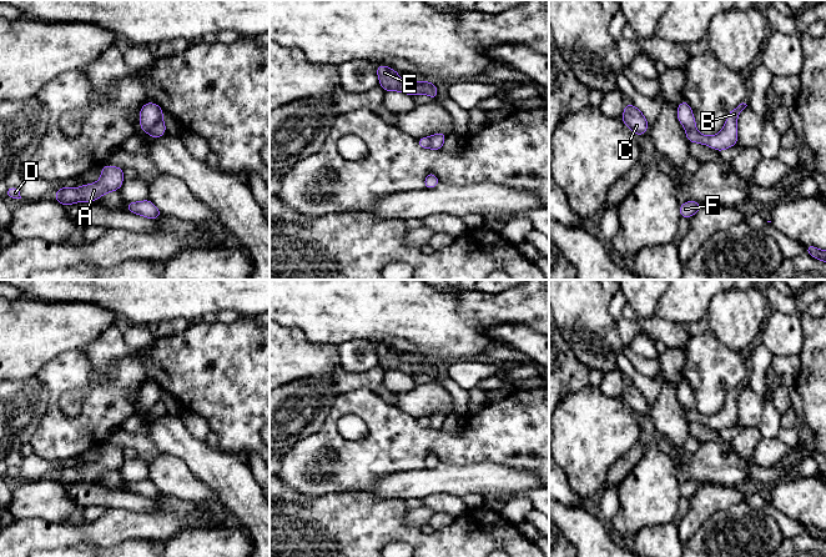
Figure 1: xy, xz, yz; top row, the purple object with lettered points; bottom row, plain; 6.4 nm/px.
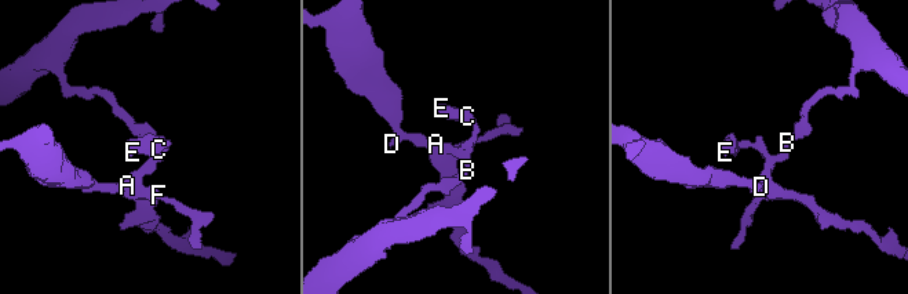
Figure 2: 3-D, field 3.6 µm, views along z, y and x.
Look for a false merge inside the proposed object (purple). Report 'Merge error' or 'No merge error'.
Merge error

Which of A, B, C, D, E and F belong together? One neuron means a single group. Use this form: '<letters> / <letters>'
A D F / B C E

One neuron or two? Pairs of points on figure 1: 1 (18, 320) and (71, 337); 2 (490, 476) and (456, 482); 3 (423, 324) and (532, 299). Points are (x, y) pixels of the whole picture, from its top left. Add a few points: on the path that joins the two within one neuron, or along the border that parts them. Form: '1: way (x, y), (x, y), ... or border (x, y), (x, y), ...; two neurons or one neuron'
1: way (31, 329), (58, 329); one neuron
2: way (482, 478), (464, 480); one neuron
3: way (451, 324), (456, 324), (472, 312), (504, 307); one neuron

